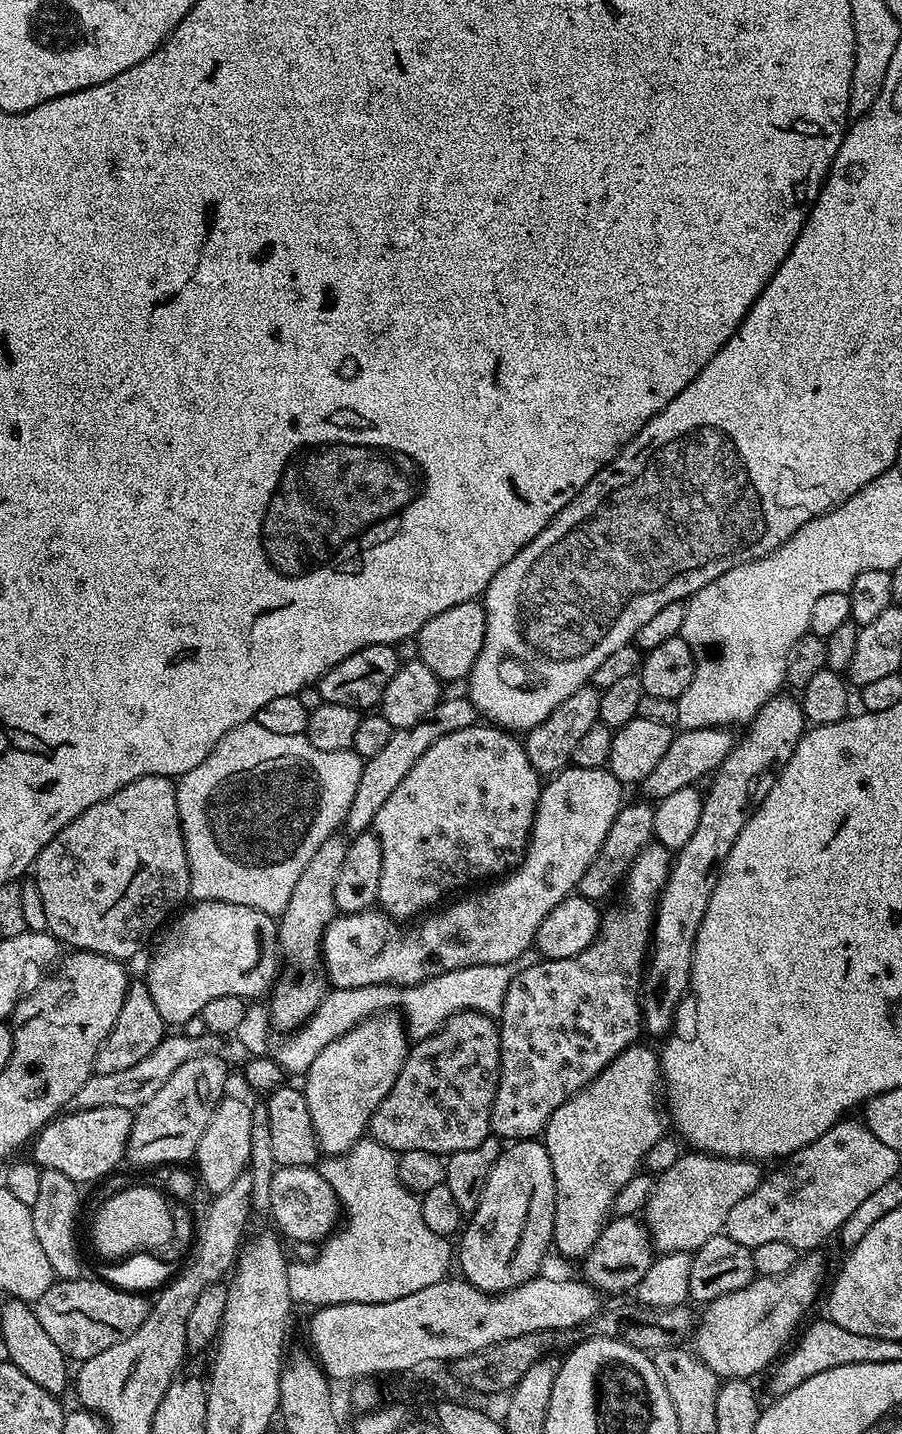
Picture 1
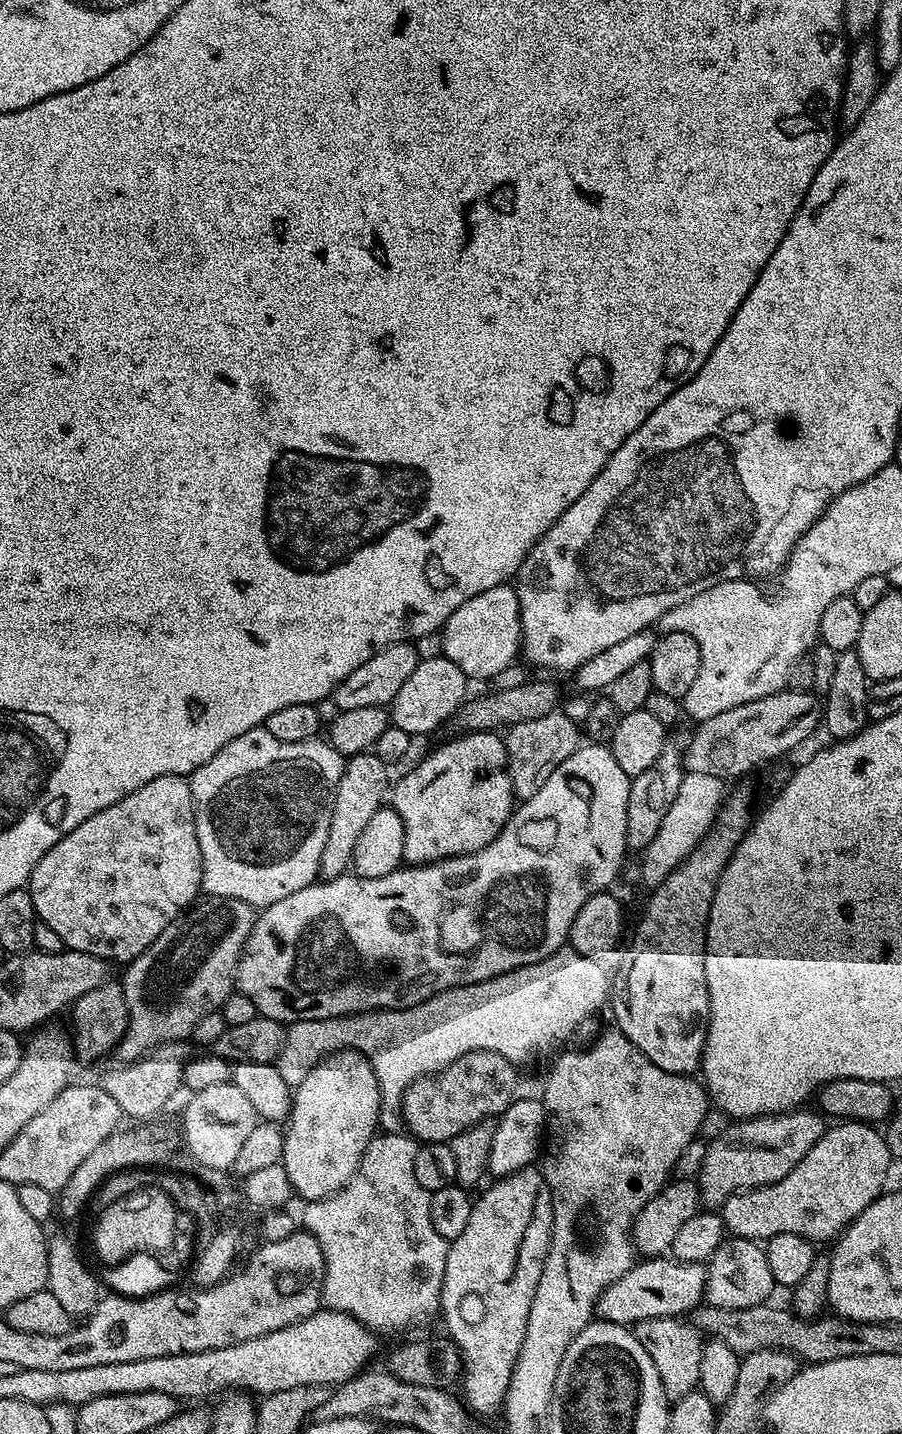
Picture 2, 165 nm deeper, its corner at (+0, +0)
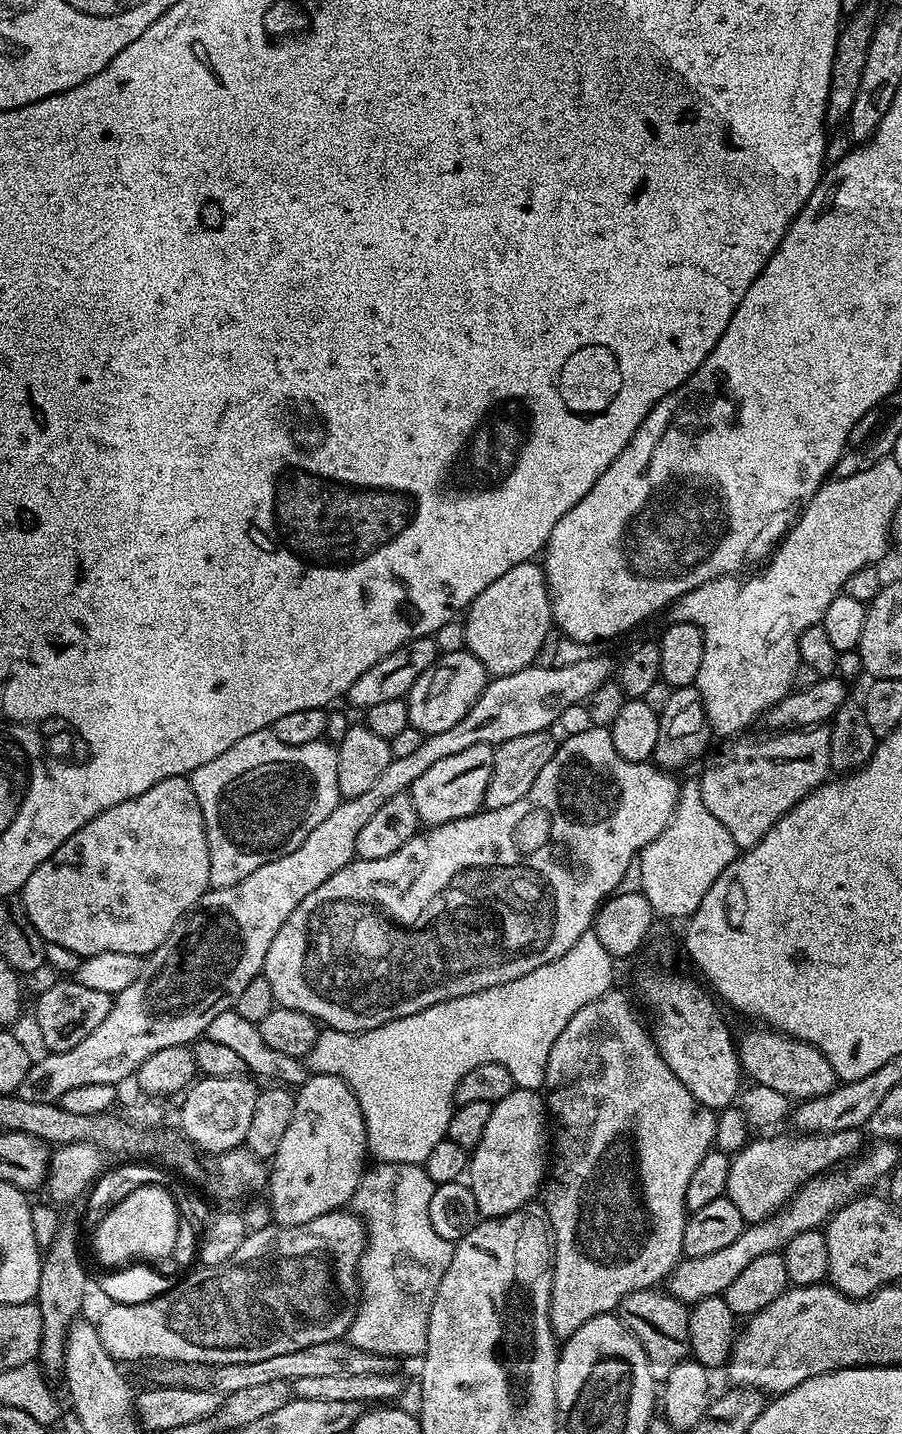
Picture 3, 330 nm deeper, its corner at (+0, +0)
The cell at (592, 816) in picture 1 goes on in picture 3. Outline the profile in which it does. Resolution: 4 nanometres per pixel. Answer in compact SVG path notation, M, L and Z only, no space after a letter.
M595 726L582 734L565 735L557 743L554 758L542 766L538 778L534 778L534 786L526 794L526 798L518 798L510 806L502 806L502 810L481 810L454 822L446 822L417 831L415 836L402 846L402 850L394 850L390 858L374 858L373 860L353 859L338 874L326 878L314 894L306 894L302 902L286 918L282 930L270 942L270 950L266 950L266 962L262 975L270 982L270 990L274 990L274 998L281 1008L302 1010L302 1014L310 1014L321 1025L339 1032L365 1032L371 1028L382 1026L391 1020L406 1018L410 1014L418 1014L430 1006L438 1006L438 1002L446 1002L454 998L462 998L466 994L478 994L478 990L490 990L490 986L502 986L506 982L514 982L514 978L522 978L530 974L530 970L538 970L538 966L546 966L554 962L554 958L562 958L582 934L593 927L596 912L600 905L621 887L628 867L633 867L640 851L672 821L676 809L678 780L675 775L657 768L652 762L630 762L614 750L614 742L609 729Z

